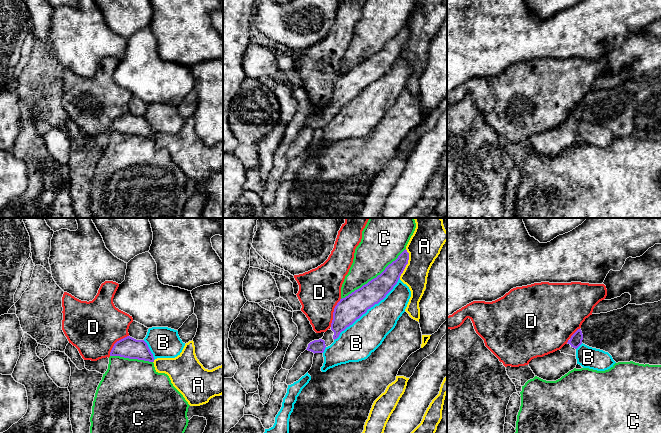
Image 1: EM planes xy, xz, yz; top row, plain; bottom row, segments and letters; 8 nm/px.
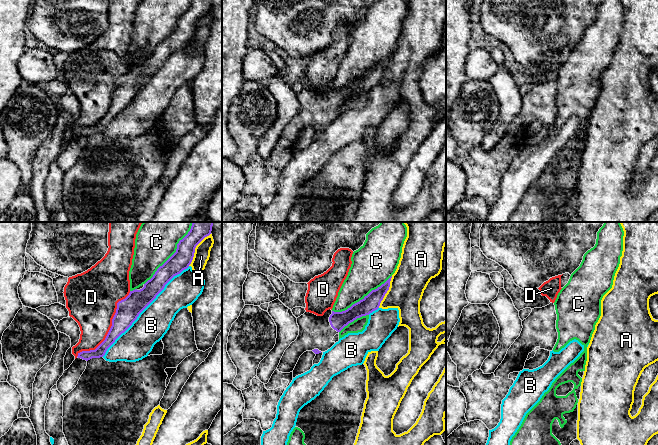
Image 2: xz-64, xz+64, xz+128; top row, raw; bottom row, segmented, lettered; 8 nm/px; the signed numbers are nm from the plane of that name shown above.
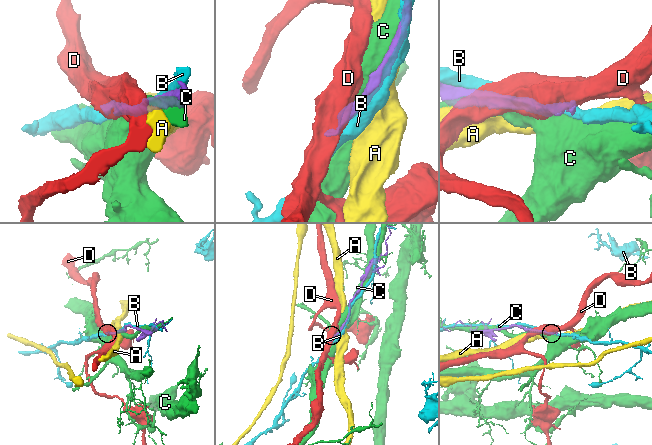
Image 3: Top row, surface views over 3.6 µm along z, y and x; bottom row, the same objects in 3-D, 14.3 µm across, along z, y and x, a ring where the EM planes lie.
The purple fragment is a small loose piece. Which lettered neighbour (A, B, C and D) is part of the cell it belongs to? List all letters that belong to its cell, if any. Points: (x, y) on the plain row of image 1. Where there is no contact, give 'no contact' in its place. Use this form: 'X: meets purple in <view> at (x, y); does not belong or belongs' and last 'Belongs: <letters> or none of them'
A: meets purple in xz at (407, 39); does not belong
B: meets purple in xz at (368, 84); does not belong
C: meets purple in xz at (374, 54); does not belong
D: meets purple in xz at (333, 88); does not belong
Belongs: none of them

